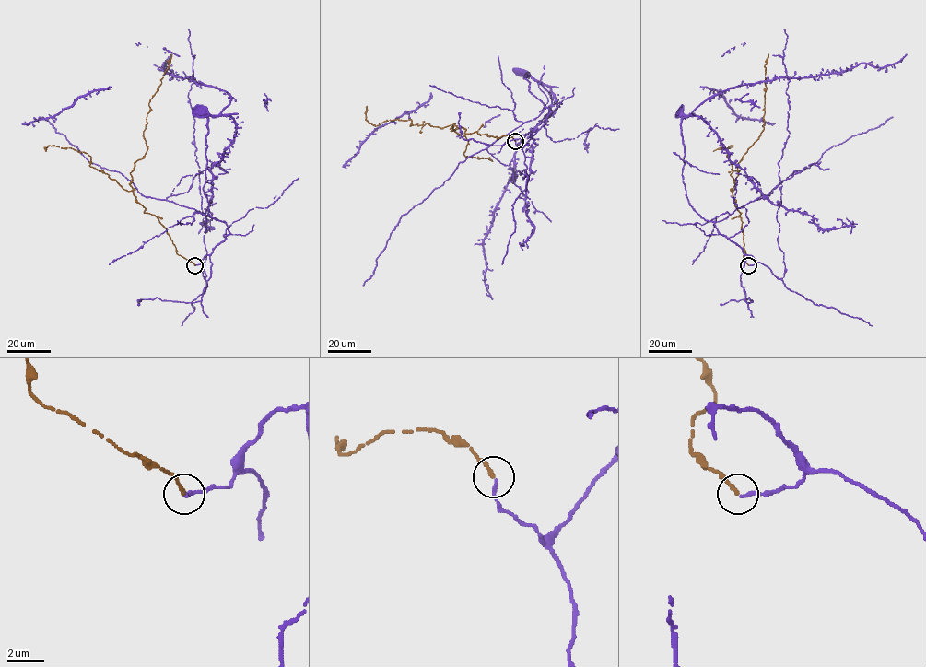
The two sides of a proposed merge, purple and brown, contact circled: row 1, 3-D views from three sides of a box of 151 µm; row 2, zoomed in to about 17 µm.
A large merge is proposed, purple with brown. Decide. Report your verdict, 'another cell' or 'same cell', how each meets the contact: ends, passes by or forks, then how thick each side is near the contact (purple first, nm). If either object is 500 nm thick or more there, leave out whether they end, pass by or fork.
same cell; purple ends; brown ends; calibres 200 and 220 nm

